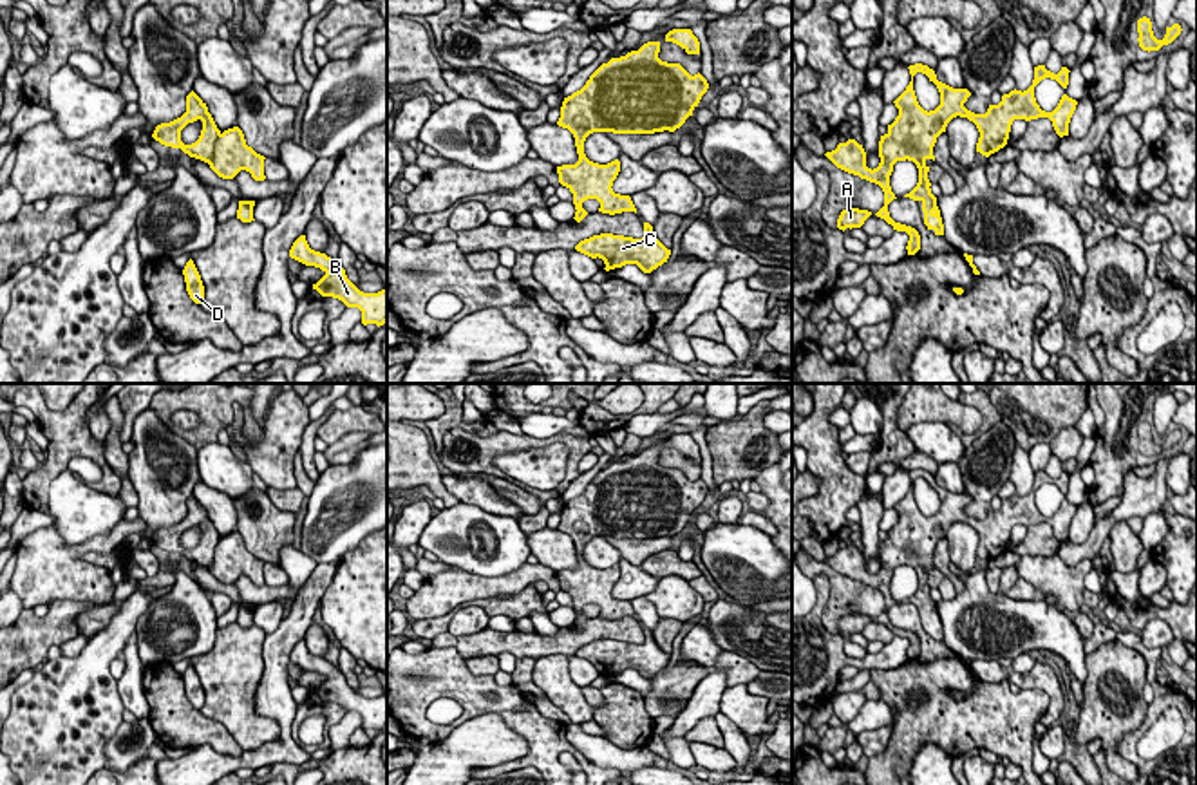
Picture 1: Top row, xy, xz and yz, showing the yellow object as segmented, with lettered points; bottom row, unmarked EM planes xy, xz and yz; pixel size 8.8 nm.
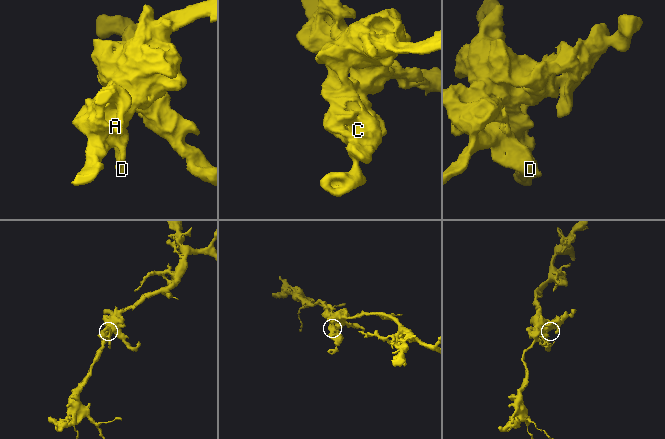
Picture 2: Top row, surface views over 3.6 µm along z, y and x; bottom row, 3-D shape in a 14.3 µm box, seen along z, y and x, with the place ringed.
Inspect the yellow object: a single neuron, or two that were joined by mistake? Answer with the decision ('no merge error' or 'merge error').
no merge error

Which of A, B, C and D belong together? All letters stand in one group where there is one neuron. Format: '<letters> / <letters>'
A B C D

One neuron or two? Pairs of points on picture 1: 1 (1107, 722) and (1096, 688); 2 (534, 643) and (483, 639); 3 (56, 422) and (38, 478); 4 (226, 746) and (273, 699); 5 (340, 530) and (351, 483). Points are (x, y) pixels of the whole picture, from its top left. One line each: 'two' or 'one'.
1: one
2: one
3: one
4: two
5: one

